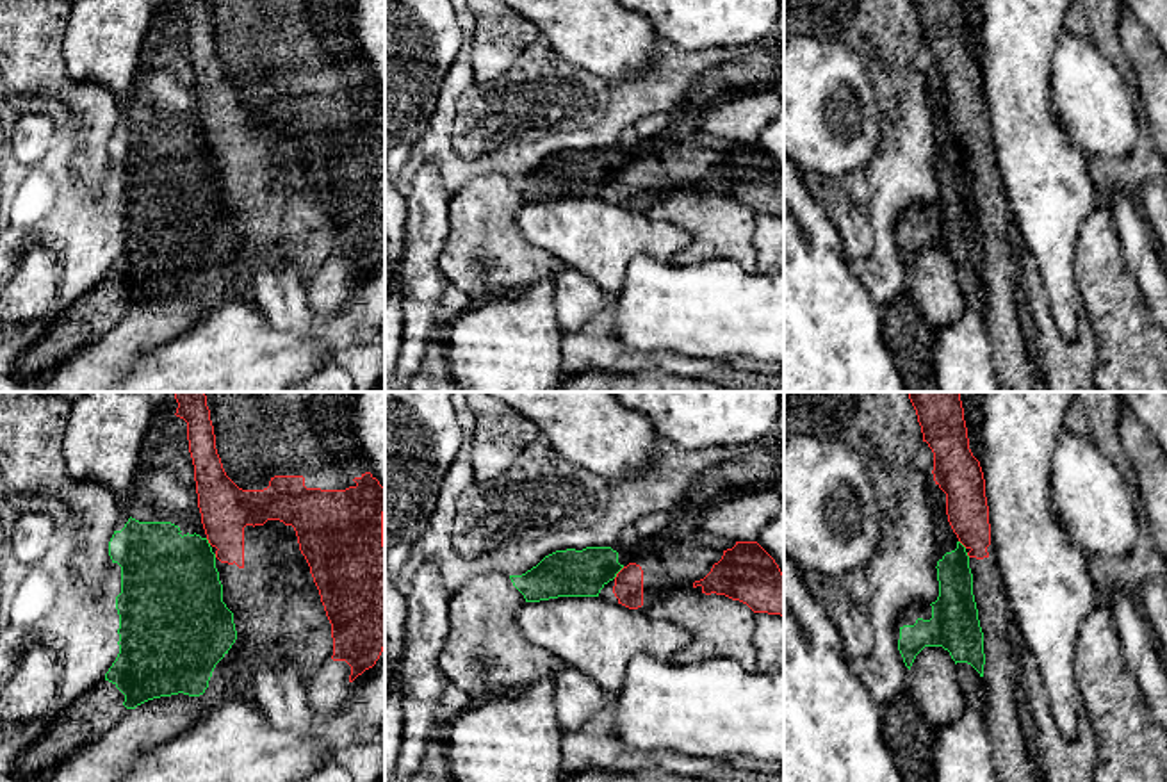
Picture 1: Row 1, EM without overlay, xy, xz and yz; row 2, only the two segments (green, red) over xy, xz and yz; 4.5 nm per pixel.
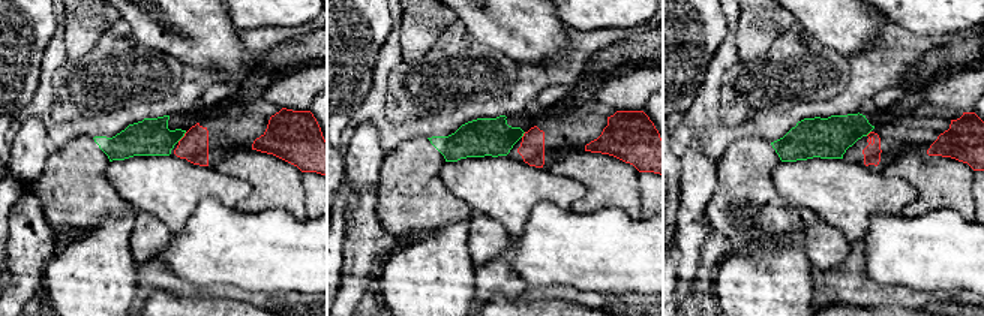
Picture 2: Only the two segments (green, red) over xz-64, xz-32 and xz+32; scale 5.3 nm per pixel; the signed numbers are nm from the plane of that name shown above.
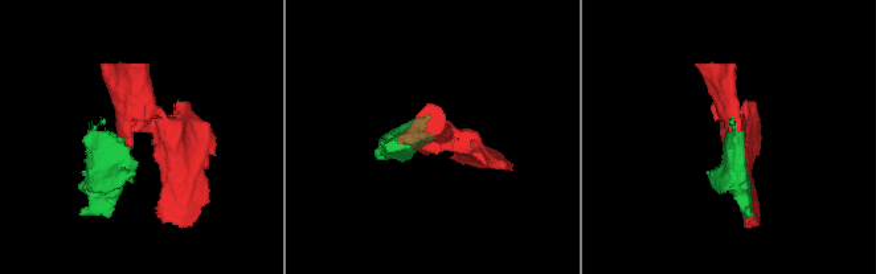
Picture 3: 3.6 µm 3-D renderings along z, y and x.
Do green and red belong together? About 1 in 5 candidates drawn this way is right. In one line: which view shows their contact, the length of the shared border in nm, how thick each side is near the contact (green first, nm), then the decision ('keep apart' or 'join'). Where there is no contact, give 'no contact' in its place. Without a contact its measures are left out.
meets green in xz; contact 80 nm long; 220 nm thick on the green side, 130 nm on the other; keep apart

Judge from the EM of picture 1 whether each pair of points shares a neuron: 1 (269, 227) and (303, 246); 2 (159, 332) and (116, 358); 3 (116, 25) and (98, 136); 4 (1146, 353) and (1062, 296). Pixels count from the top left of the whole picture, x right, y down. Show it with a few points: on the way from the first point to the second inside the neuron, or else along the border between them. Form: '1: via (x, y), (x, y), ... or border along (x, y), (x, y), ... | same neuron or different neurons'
1: via (278, 227), (284, 227), (294, 237) | same neuron
2: via (148, 332), (143, 332), (127, 348) | same neuron
3: border along (66, 70), (75, 81), (102, 84), (116, 98) | different neurons
4: border along (1075, 260), (1075, 291), (1080, 301) | different neurons

